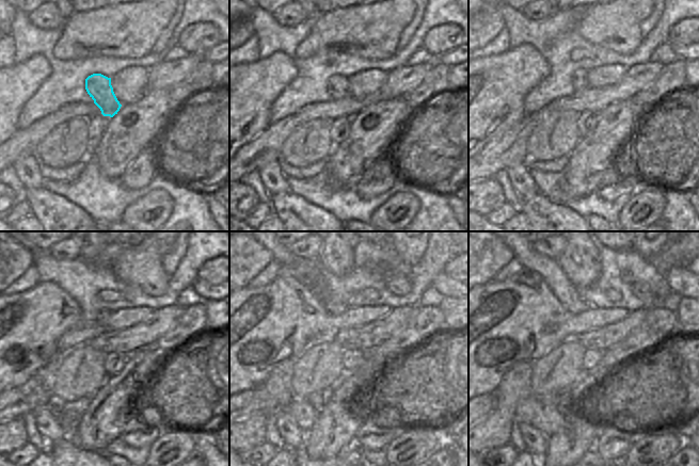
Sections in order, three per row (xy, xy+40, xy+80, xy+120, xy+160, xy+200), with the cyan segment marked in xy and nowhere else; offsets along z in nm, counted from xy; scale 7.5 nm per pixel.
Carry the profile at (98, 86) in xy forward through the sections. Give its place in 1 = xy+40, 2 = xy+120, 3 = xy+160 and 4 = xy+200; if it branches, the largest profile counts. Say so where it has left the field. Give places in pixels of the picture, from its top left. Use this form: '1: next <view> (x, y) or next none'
1: next xy+40 (337, 85)
2: next xy+120 (101, 317)
3: next xy+160 (310, 269)
4: next xy+200 (549, 269)

